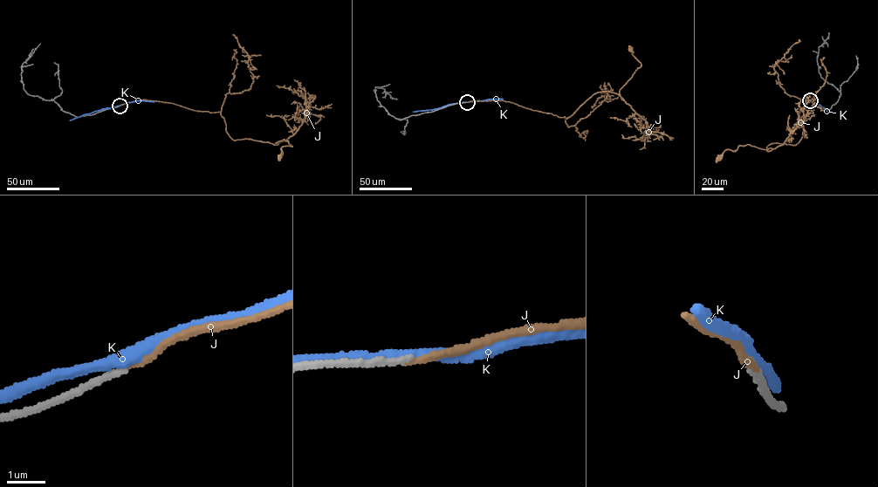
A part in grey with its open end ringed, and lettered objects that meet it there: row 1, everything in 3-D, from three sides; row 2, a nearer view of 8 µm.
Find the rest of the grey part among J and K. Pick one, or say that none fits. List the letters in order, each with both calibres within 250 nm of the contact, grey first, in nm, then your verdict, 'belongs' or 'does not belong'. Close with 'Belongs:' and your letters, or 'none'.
J: calibres 170 and 170 nm; belongs
K: calibres 180 and 320 nm; does not belong
Belongs: J

